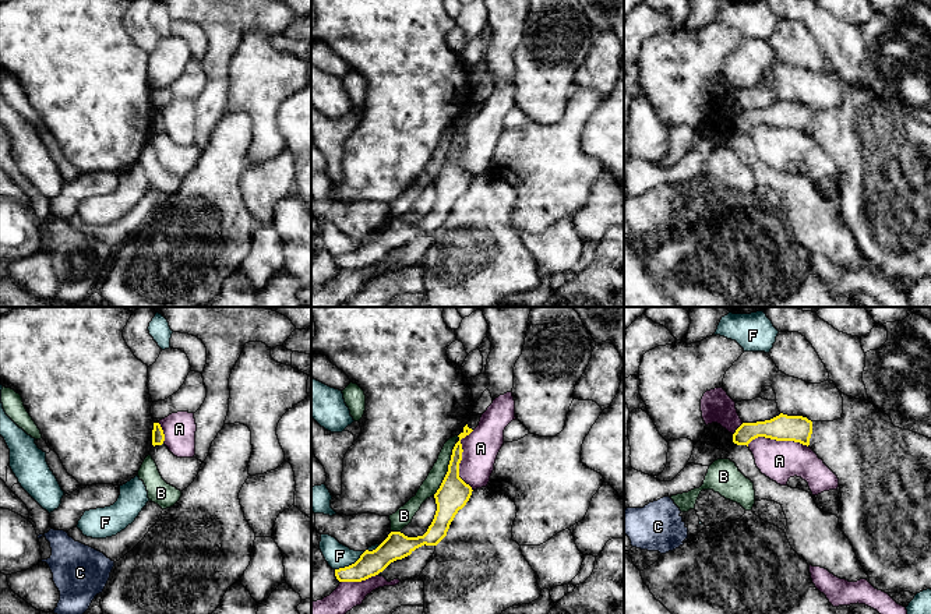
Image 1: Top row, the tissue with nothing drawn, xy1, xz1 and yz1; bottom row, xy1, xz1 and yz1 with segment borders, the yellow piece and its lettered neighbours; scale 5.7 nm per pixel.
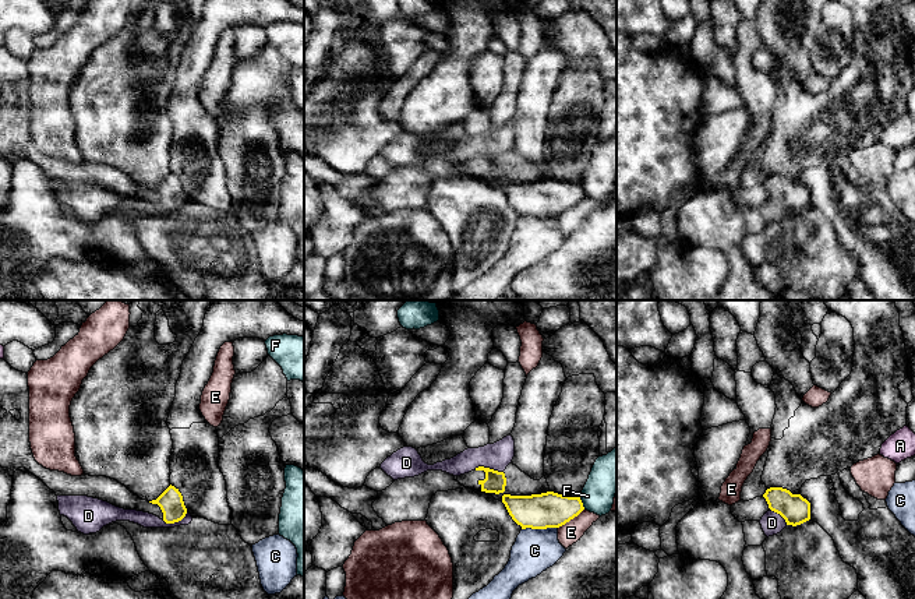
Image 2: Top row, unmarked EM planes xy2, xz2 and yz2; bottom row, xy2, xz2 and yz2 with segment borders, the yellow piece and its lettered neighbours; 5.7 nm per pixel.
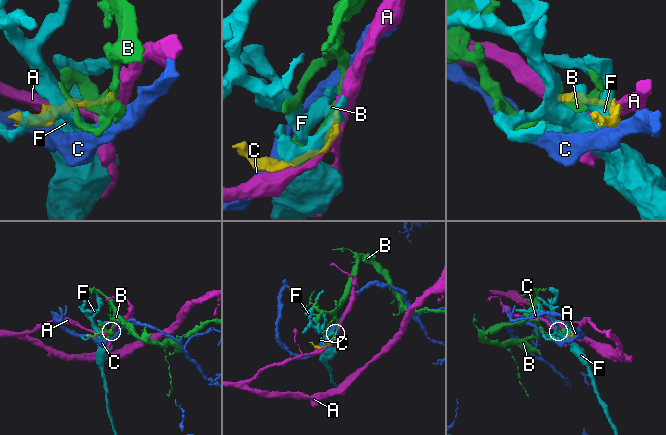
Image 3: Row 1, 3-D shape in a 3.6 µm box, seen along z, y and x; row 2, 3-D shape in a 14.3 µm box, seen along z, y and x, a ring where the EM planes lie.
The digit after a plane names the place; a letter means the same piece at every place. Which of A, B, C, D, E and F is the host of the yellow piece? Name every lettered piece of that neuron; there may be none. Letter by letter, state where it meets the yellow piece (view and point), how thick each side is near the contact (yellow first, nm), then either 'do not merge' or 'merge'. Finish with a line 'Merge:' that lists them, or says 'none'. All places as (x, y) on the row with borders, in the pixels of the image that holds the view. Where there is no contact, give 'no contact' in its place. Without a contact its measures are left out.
A: contact xz1 (461, 459); calibres 180 and 200 nm; do not merge
B: contact xz1 (448, 469); calibres 180 and 90 nm; do not merge
C: contact xz2 (539, 528); calibres 200 and 260 nm; do not merge
D: contact xz2 (488, 468); calibres 120 and 160 nm; do not merge
E: contact xz2 (571, 518); calibres 200 and 120 nm; do not merge
F: contact xz1 (349, 565); calibres 140 and 140 nm; do not merge
Merge: none

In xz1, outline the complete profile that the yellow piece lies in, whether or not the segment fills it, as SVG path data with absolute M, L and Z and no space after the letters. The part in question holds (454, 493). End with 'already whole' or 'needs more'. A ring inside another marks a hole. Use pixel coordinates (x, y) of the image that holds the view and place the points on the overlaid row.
M466 424L458 435L459 441L452 449L448 472L434 494L437 511L427 532L417 537L408 537L401 532L391 532L375 550L366 550L355 564L335 569L335 576L339 582L362 582L375 576L391 562L410 555L424 544L437 546L447 536L451 522L458 511L466 505L473 491L459 477L459 463L463 452L461 440L472 431Z; already whole

